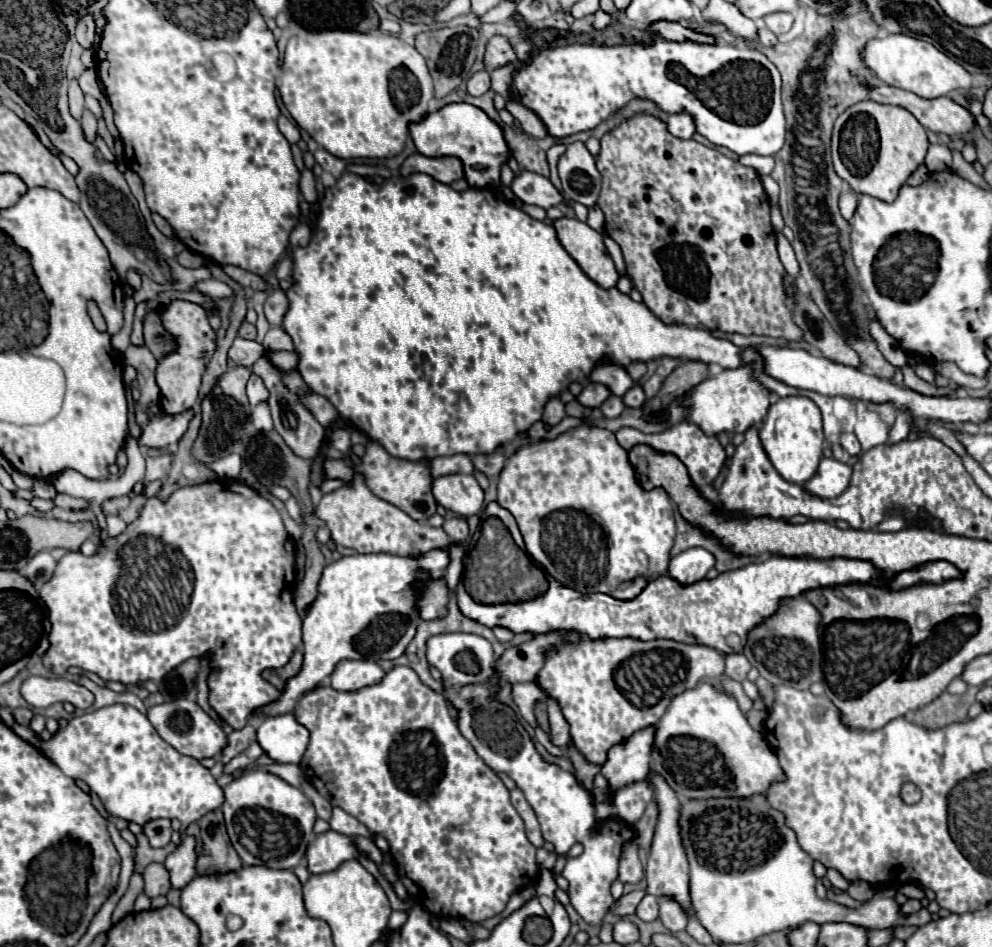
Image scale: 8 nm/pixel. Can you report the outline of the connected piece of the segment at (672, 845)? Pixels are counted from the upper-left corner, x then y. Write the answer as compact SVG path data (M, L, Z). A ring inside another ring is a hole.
M658 775L652 777L654 783L654 793L656 793L656 801L660 807L660 815L658 815L658 827L656 827L652 847L650 847L650 855L645 868L645 879L648 881L648 893L656 895L656 897L670 897L674 899L682 911L692 917L694 909L692 909L692 901L690 901L690 883L688 883L688 859L682 847L682 839L680 839L680 827L678 827L678 809L680 809L680 801L676 799L674 791L666 785L666 781Z

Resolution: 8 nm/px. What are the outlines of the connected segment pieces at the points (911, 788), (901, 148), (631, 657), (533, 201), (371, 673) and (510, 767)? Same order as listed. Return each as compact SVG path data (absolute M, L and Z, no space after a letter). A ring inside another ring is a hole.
M906 783L900 791L900 797L904 803L912 805L912 803L918 803L920 801L920 789L914 785L914 783Z
M860 101L838 115L832 131L834 171L856 193L894 201L904 181L924 163L928 137L916 117L898 105Z
M578 639L578 643L556 643L546 653L546 663L536 675L538 687L554 699L570 725L574 747L594 765L608 761L610 747L632 733L660 721L672 697L696 687L702 679L724 673L720 651L668 639Z
M520 171L510 187L514 195L526 205L538 205L542 209L550 209L564 201L564 197L556 191L550 179L532 171Z
M340 661L330 675L330 687L336 691L358 691L362 687L378 685L384 675L382 667L374 661Z
M444 633L430 637L426 647L428 663L438 667L442 673L446 699L450 699L458 709L460 733L472 743L476 753L490 769L506 773L514 779L518 789L522 789L526 801L532 805L538 817L544 841L550 841L558 855L568 855L574 843L584 845L582 855L566 859L562 875L570 883L568 895L578 915L590 925L600 925L614 903L610 885L618 879L618 859L622 847L626 841L634 839L634 831L616 819L604 819L598 823L590 791L586 791L572 773L544 763L516 713L506 705L490 701L490 695L500 687L500 683L494 679L492 671L492 645L484 637L470 633Z

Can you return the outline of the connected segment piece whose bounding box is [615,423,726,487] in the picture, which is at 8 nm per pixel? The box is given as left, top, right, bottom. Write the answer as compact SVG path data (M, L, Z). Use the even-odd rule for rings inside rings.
M678 423L670 429L666 429L660 433L654 433L654 435L646 435L636 429L622 428L615 433L620 447L624 447L625 450L629 451L635 445L650 445L652 449L656 451L662 451L662 453L674 453L688 469L690 473L690 479L694 485L702 487L706 483L712 483L720 471L720 467L724 465L724 459L726 459L726 453L724 453L724 447L718 443L716 437L708 437L704 435L694 423Z

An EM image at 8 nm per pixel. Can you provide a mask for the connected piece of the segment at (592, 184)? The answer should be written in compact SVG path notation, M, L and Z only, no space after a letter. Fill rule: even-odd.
M578 141L566 147L558 161L558 175L562 179L562 191L568 201L576 201L586 207L596 205L600 193L600 173L584 143Z

